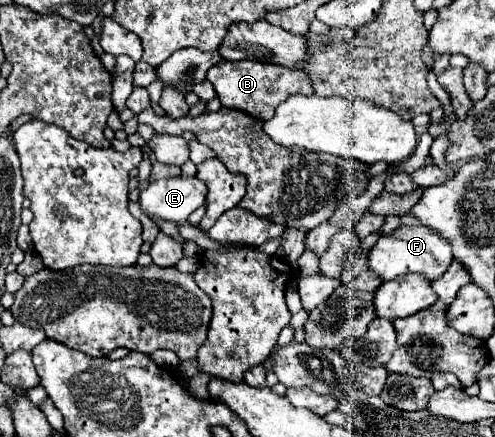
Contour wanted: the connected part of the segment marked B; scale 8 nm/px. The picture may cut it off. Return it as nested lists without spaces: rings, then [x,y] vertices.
[[[221,60],[207,72],[207,80],[215,86],[223,106],[245,110],[259,120],[269,120],[273,116],[275,106],[281,104],[289,94],[297,92],[305,96],[313,94],[313,86],[305,72],[277,64],[261,64],[253,60],[239,60],[239,62]]]

